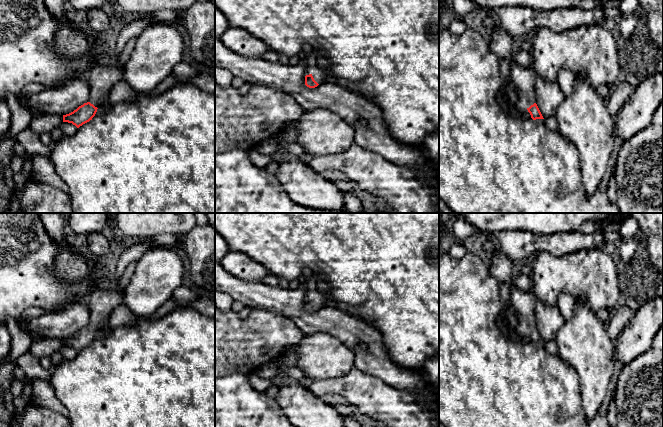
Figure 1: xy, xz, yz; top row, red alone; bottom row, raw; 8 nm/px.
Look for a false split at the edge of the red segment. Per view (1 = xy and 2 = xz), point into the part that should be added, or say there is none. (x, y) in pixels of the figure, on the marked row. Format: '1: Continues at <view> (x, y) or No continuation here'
1: Continues at xy (102, 78)
2: Continues at xz (318, 74)

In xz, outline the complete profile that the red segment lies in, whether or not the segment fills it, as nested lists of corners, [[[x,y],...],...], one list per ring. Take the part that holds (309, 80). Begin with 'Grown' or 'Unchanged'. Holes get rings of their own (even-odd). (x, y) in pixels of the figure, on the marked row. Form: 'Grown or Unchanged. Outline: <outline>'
Grown. Outline: [[[319,67],[315,69],[311,74],[305,76],[305,85],[309,88],[315,88],[324,82],[325,75],[327,73],[326,67]]]

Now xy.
Grown. Outline: [[[96,65],[87,73],[90,83],[90,99],[73,112],[63,115],[63,122],[72,123],[77,128],[92,120],[99,105],[108,98],[114,84],[124,78],[124,65]]]

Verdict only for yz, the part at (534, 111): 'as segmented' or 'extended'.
extended

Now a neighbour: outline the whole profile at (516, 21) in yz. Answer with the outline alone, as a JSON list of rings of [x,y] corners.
[[[602,4],[592,10],[578,6],[555,11],[510,6],[498,9],[498,15],[503,30],[515,38],[523,38],[529,31],[542,27],[560,33],[580,26],[601,25],[606,19]]]

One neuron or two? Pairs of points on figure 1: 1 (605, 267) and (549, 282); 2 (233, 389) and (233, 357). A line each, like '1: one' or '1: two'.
1: one
2: two

